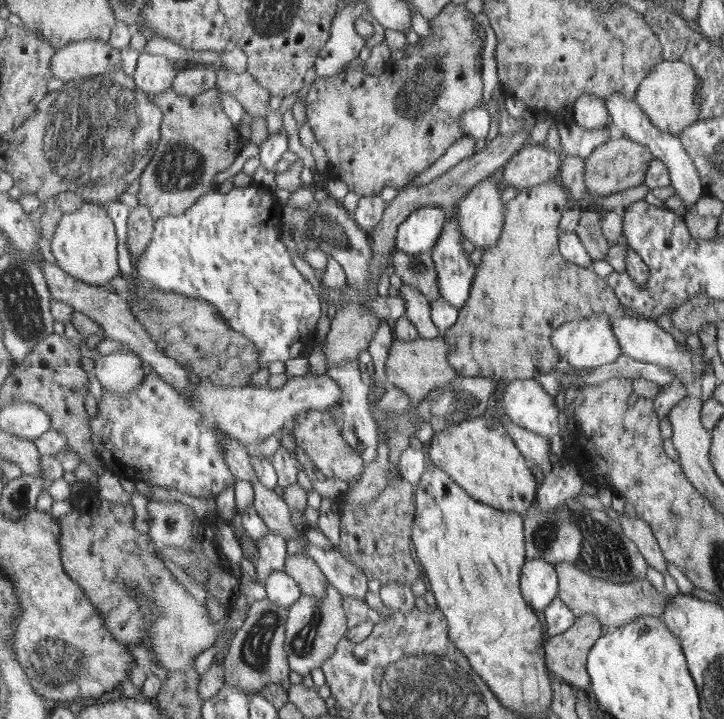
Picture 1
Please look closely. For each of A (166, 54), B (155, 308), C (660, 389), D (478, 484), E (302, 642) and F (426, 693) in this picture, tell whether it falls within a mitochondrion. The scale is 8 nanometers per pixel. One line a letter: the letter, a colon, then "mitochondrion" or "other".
A: other
B: mitochondrion
C: other
D: other
E: mitochondrion
F: mitochondrion

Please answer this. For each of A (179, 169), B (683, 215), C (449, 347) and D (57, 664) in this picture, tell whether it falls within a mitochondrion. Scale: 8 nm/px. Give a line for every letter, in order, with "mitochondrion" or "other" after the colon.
A: mitochondrion
B: other
C: other
D: mitochondrion

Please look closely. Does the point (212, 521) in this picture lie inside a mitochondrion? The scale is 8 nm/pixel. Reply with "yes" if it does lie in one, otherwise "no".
no

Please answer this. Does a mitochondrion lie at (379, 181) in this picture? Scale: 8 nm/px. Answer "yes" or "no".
no

